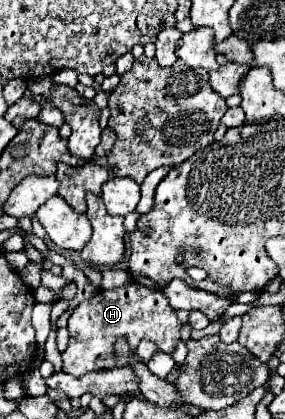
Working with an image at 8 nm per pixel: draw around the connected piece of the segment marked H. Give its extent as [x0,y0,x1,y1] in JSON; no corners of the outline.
[61,282,181,378]

